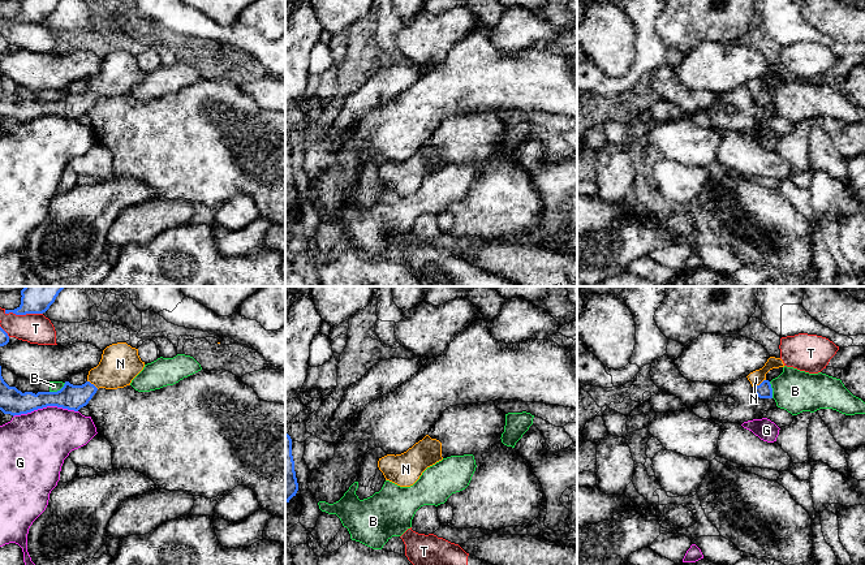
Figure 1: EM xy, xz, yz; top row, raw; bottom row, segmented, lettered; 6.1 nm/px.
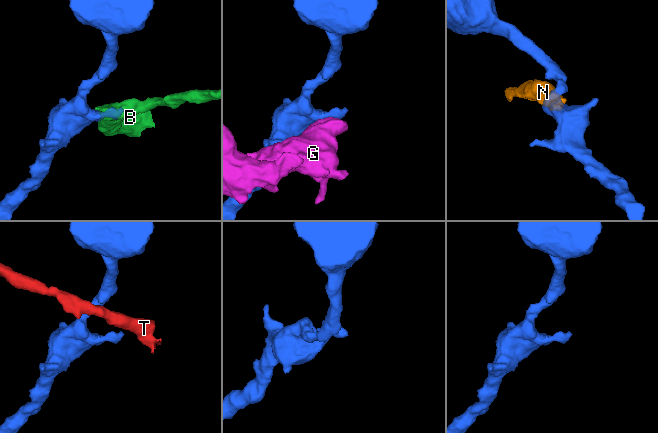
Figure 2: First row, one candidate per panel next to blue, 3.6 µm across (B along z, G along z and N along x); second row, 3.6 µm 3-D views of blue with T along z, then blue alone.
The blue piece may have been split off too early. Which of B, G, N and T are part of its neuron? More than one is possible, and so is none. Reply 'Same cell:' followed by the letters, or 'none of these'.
Same cell: N

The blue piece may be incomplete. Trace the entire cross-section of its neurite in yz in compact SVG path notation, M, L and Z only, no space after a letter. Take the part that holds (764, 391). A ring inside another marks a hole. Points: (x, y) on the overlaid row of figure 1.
M770 357L762 368L756 370L746 376L757 397L773 398L773 388L770 381L766 379L766 374L770 370L779 367L784 367L783 361L780 358Z

